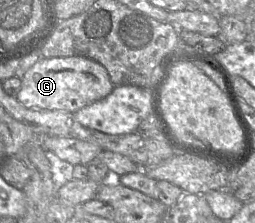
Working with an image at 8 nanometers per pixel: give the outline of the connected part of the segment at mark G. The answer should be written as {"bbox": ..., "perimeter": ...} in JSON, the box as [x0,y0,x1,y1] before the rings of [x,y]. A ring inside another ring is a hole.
{"bbox":[16,56,113,113],"perimeter":[[[83,56],[42,57],[24,73],[16,99],[27,108],[75,113],[107,97],[113,88],[108,71],[95,60]]]}

